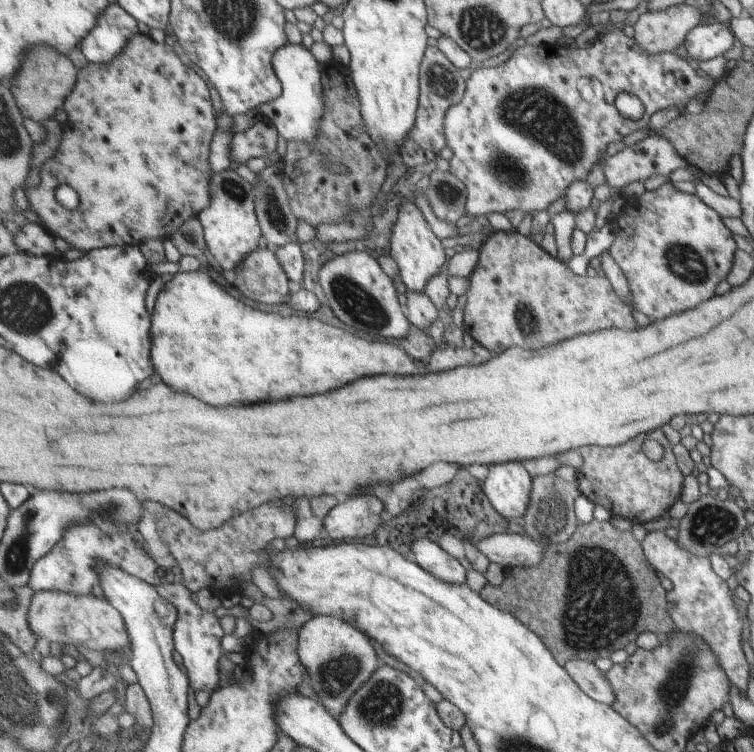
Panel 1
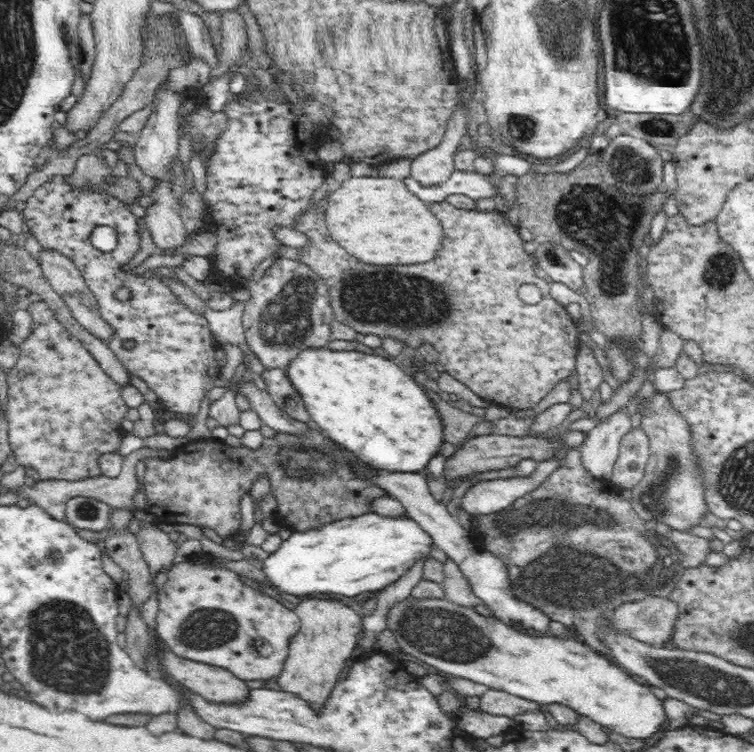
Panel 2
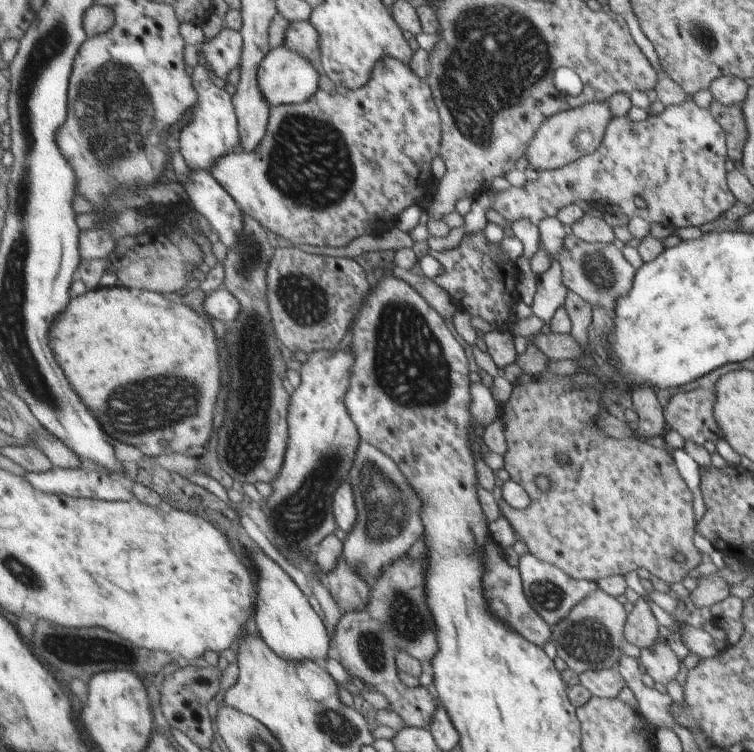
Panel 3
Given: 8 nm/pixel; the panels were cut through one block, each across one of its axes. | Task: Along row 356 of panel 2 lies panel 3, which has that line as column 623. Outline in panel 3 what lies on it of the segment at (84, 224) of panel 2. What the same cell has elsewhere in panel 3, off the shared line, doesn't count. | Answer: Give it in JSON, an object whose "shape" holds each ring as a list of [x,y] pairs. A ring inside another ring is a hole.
{"shape":[[[686,98],[683,104],[669,105],[660,114],[649,115],[642,121],[632,122],[627,116],[613,117],[604,131],[602,141],[591,154],[565,167],[536,171],[537,179],[526,180],[523,188],[511,186],[509,190],[495,192],[489,207],[497,211],[507,223],[525,218],[536,225],[545,217],[554,217],[561,207],[585,200],[589,205],[600,208],[606,216],[627,219],[639,217],[649,224],[655,222],[671,229],[698,227],[715,220],[735,202],[725,184],[723,131],[717,126],[716,119],[709,116],[709,111],[695,106],[690,98]],[[634,196],[645,200],[647,207],[636,208],[633,205]]]}

